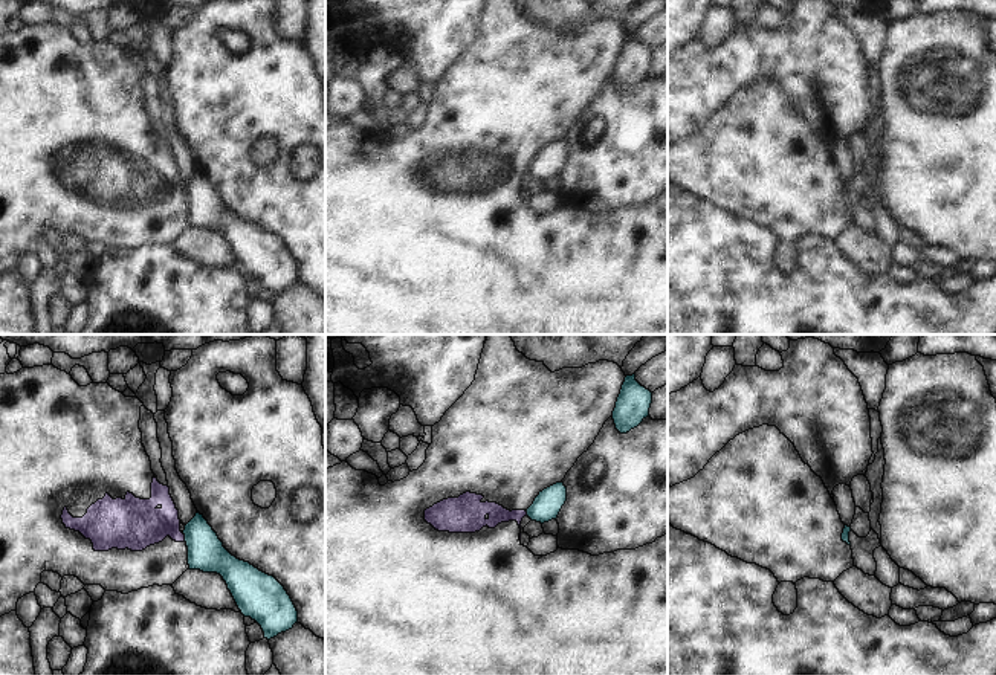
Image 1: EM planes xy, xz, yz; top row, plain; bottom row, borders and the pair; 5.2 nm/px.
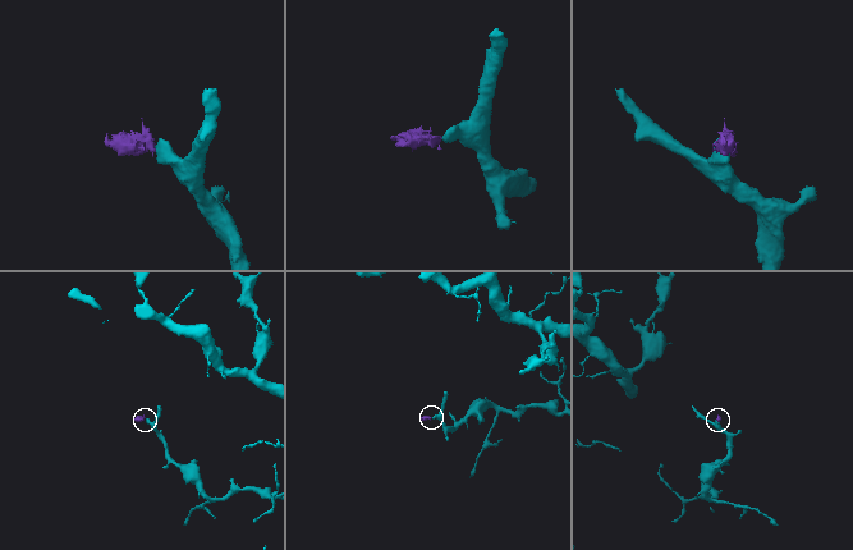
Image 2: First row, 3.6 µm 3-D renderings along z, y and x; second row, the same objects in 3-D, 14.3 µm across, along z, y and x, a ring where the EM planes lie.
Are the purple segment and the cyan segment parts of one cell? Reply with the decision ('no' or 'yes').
no

